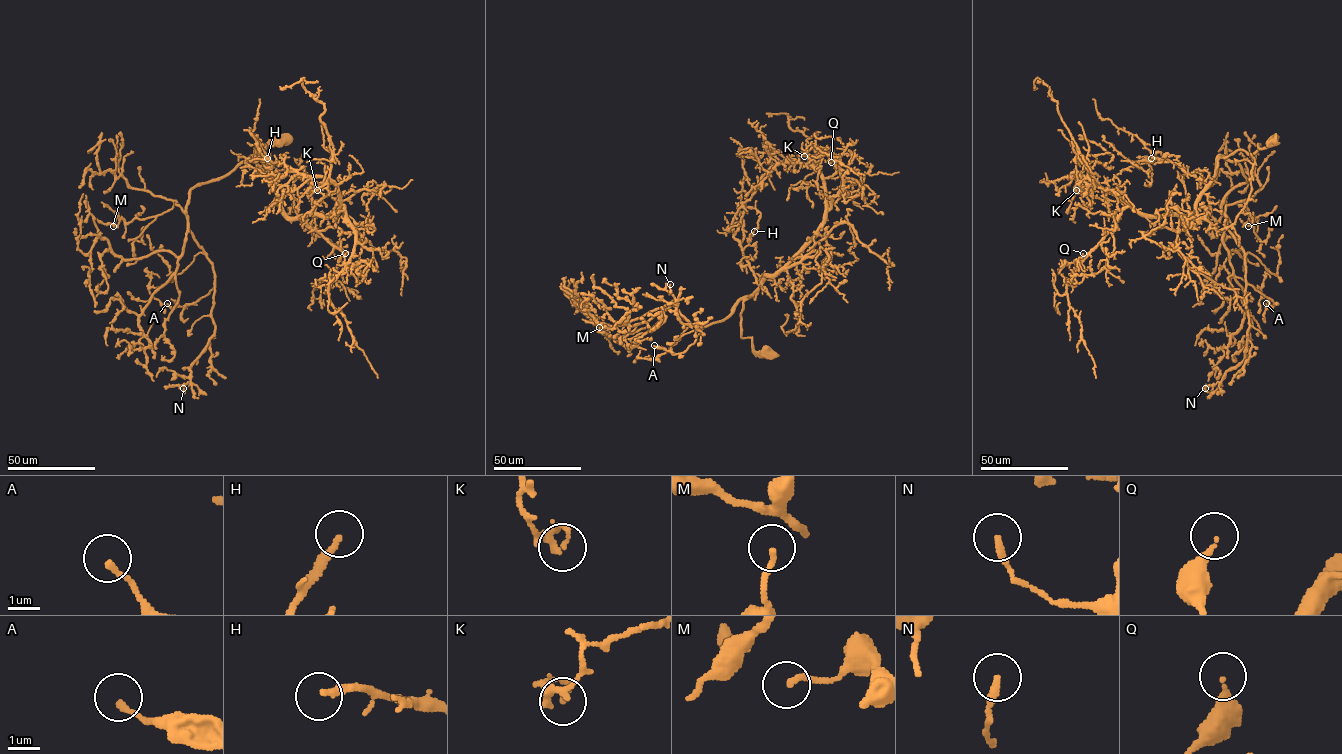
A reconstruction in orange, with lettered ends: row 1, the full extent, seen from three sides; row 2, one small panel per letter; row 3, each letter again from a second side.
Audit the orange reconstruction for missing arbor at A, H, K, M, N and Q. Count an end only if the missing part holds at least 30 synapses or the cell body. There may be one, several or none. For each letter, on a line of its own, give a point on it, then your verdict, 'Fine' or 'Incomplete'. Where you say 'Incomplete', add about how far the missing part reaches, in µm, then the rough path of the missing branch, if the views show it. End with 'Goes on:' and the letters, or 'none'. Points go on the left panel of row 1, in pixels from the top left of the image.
A: Place: (167, 303). Fine
H: Place: (267, 158). Incomplete. Missing length about 40 µm. Course of what is missing: (267, 158), (276, 155), (293, 166), (308, 166), (305, 171)
K: Place: (317, 190). Fine
M: Place: (113, 226). Fine
N: Place: (183, 388). Fine
Q: Place: (345, 253). Fine
Goes on: H

